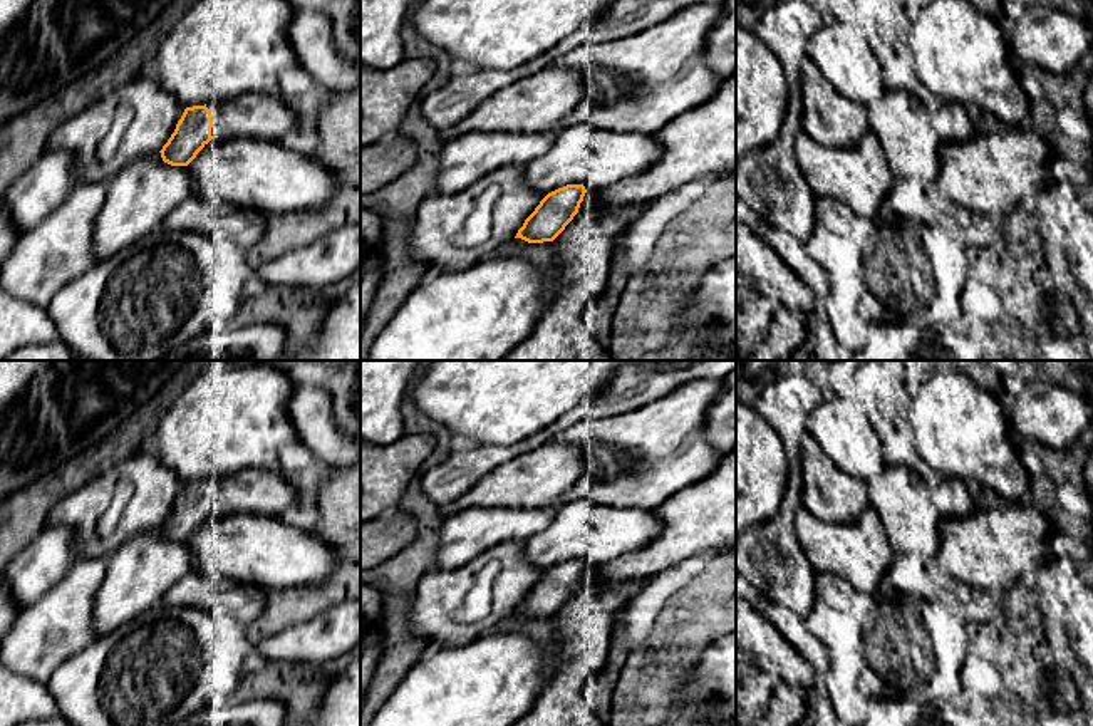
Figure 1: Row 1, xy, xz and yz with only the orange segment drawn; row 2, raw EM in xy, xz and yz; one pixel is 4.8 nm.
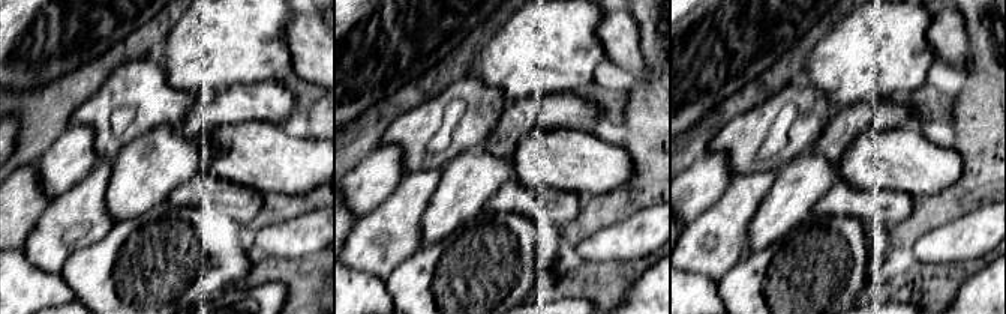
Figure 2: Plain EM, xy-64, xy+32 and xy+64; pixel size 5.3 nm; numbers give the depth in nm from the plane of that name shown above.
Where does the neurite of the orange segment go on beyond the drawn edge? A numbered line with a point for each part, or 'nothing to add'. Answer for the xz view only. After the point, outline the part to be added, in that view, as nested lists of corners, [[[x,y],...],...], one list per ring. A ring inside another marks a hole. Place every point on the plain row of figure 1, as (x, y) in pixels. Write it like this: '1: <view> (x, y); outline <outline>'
nothing to add

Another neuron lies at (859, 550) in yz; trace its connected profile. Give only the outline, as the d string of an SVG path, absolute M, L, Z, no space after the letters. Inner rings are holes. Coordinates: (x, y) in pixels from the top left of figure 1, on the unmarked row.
M800 503L795 510L795 532L816 573L835 573L863 594L878 594L894 550L872 506L848 523L830 523Z

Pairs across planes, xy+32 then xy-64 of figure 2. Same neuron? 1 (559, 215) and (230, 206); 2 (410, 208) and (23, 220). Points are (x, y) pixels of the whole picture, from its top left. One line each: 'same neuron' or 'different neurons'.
1: same neuron
2: different neurons

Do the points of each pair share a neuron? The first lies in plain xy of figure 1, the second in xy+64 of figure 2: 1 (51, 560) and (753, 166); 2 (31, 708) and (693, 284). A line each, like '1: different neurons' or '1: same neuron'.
1: different neurons
2: same neuron

